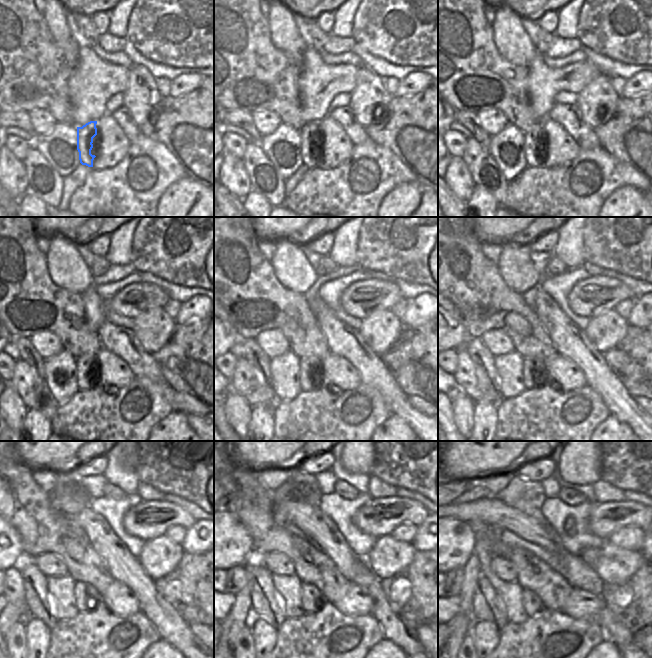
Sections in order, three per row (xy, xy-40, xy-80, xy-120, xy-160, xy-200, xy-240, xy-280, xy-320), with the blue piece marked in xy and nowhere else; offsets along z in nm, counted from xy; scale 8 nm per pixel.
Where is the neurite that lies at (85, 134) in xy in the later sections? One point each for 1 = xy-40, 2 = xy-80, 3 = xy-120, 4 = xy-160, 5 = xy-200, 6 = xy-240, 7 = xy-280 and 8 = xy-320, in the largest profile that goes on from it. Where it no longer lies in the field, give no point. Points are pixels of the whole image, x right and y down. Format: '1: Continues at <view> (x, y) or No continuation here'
1: Continues at xy-40 (310, 134)
2: Continues at xy-80 (535, 152)
3: Continues at xy-120 (87, 370)
4: Continues at xy-160 (310, 370)
5: Continues at xy-200 (534, 370)
6: Continues at xy-240 (87, 598)
7: Continues at xy-280 (312, 600)
8: Continues at xy-320 (532, 605).

